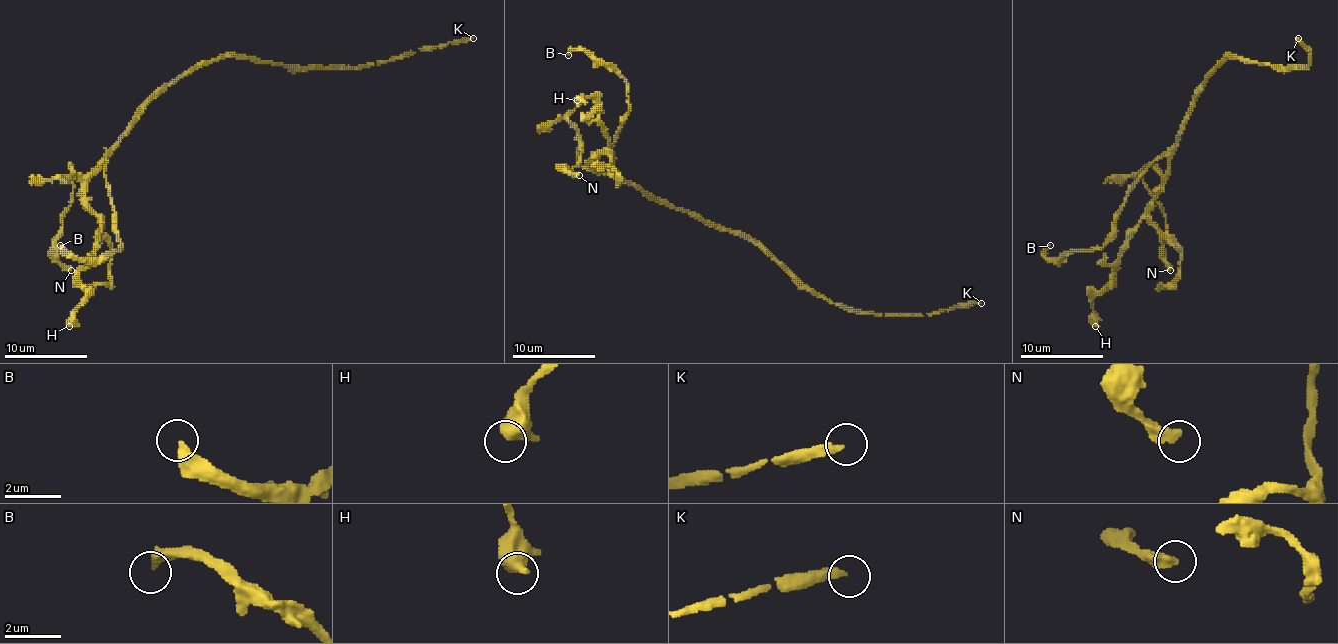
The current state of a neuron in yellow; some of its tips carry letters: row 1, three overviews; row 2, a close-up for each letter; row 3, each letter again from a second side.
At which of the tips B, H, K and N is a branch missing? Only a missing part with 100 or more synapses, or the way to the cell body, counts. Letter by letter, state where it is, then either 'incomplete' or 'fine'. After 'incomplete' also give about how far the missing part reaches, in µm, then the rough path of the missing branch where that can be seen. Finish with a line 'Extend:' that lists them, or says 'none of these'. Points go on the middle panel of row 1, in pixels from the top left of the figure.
B: at (568, 55); fine
H: at (577, 100); fine
K: at (981, 303); incomplete; about 180 µm are missing
N: at (579, 175); fine
Extend: K

